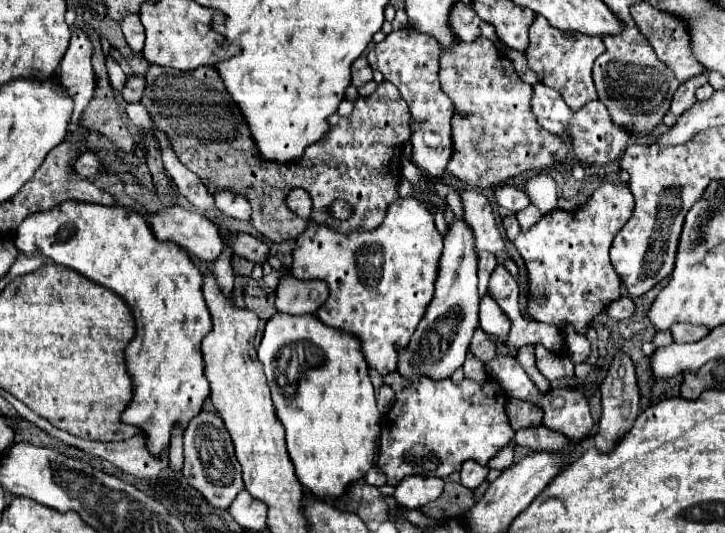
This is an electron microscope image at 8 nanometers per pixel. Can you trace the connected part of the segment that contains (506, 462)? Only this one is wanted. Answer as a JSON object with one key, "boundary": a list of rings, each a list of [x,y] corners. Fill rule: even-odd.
{"boundary":[[[511,442],[507,448],[503,448],[487,466],[489,468],[495,468],[495,470],[507,470],[511,464],[513,464],[513,448],[515,448],[515,444]]]}

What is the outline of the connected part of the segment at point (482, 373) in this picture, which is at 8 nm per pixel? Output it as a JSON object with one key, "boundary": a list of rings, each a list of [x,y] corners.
{"boundary":[[[471,354],[467,356],[465,364],[463,364],[463,372],[465,372],[465,378],[469,380],[475,380],[479,386],[483,386],[487,382],[487,370],[483,366],[483,362],[479,362],[477,358],[473,358]]]}

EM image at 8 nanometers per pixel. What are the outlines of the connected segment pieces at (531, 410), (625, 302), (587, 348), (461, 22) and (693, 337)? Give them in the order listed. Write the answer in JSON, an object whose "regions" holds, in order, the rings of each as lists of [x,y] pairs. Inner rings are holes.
{"regions":[[[[509,402],[505,406],[505,412],[509,416],[509,422],[511,422],[513,430],[521,430],[521,428],[529,428],[529,426],[539,426],[543,422],[541,408],[535,406],[535,404],[527,404],[525,406],[523,402]]],[[[623,296],[623,298],[619,298],[617,302],[609,304],[607,310],[605,310],[605,314],[607,314],[609,318],[613,318],[613,320],[625,320],[625,318],[631,318],[633,312],[635,312],[633,300],[627,298],[627,296]]],[[[565,326],[563,328],[563,334],[565,334],[565,342],[567,342],[567,348],[569,348],[569,358],[573,364],[581,364],[589,358],[591,354],[591,344],[585,336],[579,336],[571,326]]],[[[457,2],[457,6],[453,6],[449,14],[449,26],[463,42],[473,42],[475,38],[483,36],[483,22],[475,14],[475,10],[463,2]]],[[[677,324],[677,326],[671,326],[671,336],[673,336],[673,342],[677,342],[677,344],[697,342],[707,332],[709,330],[705,326],[693,326],[693,324]]]]}

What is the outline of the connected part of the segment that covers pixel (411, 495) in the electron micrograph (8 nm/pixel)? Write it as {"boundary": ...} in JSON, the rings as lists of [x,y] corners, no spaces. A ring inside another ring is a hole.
{"boundary":[[[407,476],[395,488],[395,500],[399,506],[407,510],[417,510],[427,502],[433,502],[443,492],[441,478],[423,478],[423,476]]]}

